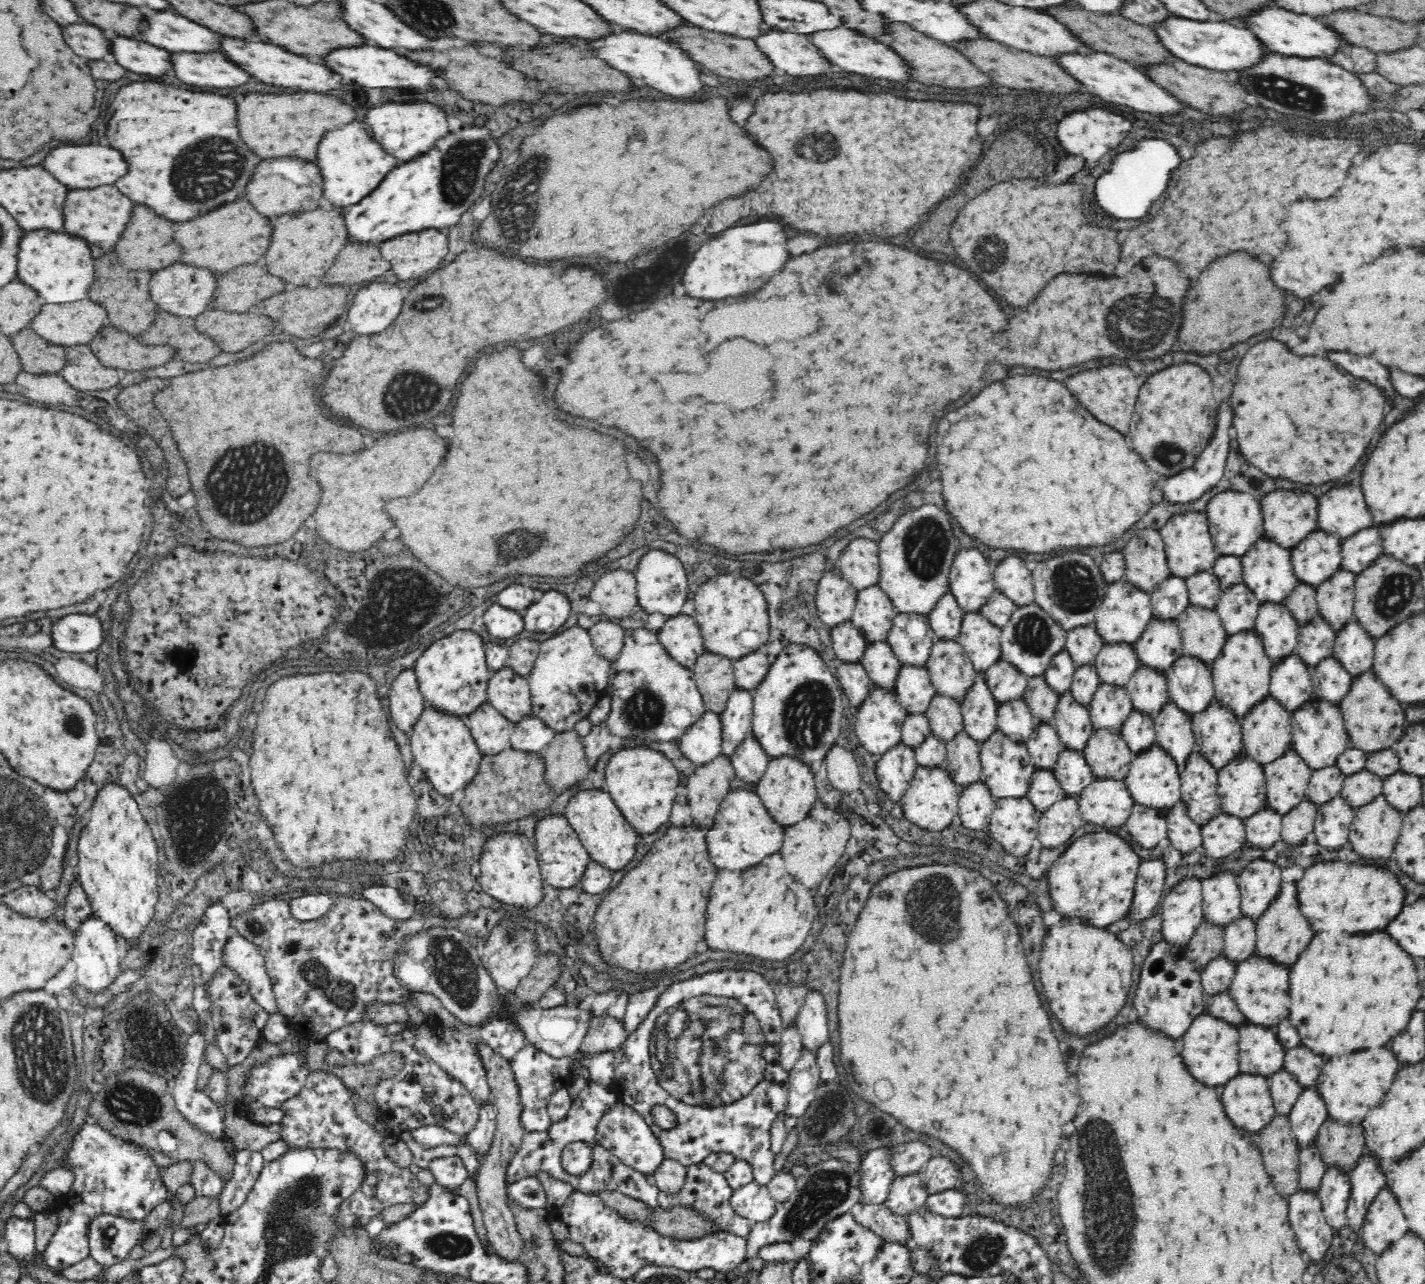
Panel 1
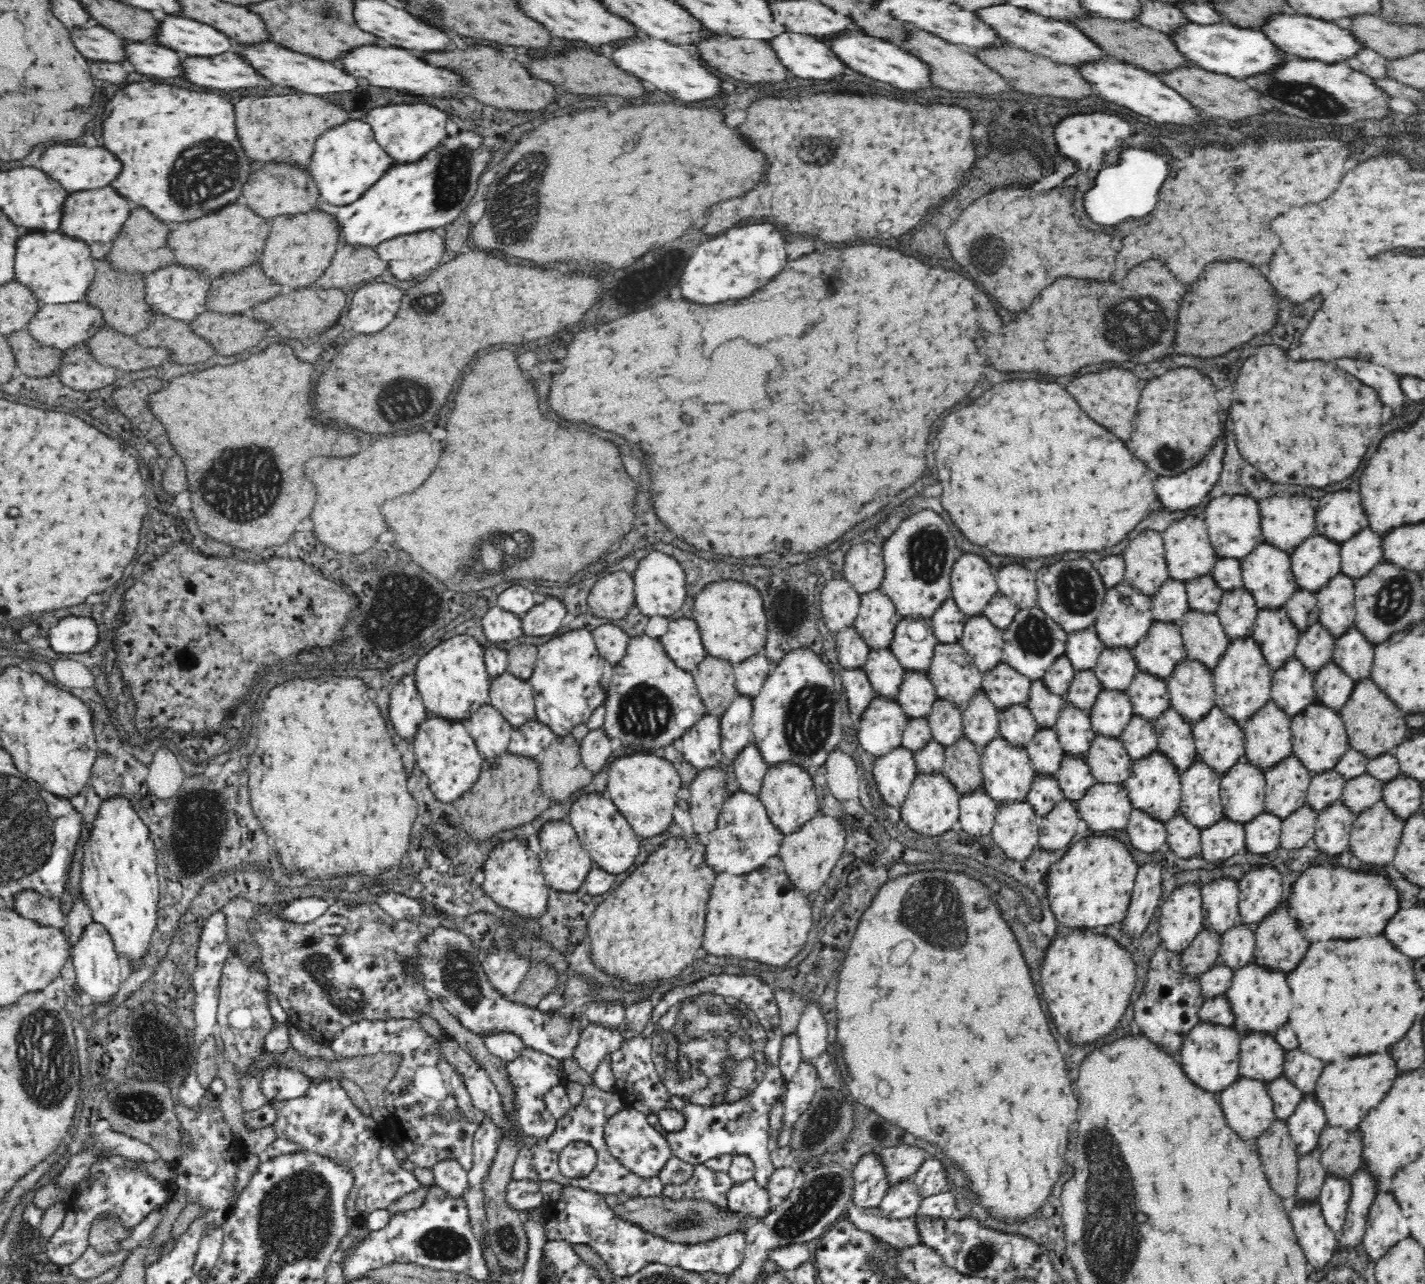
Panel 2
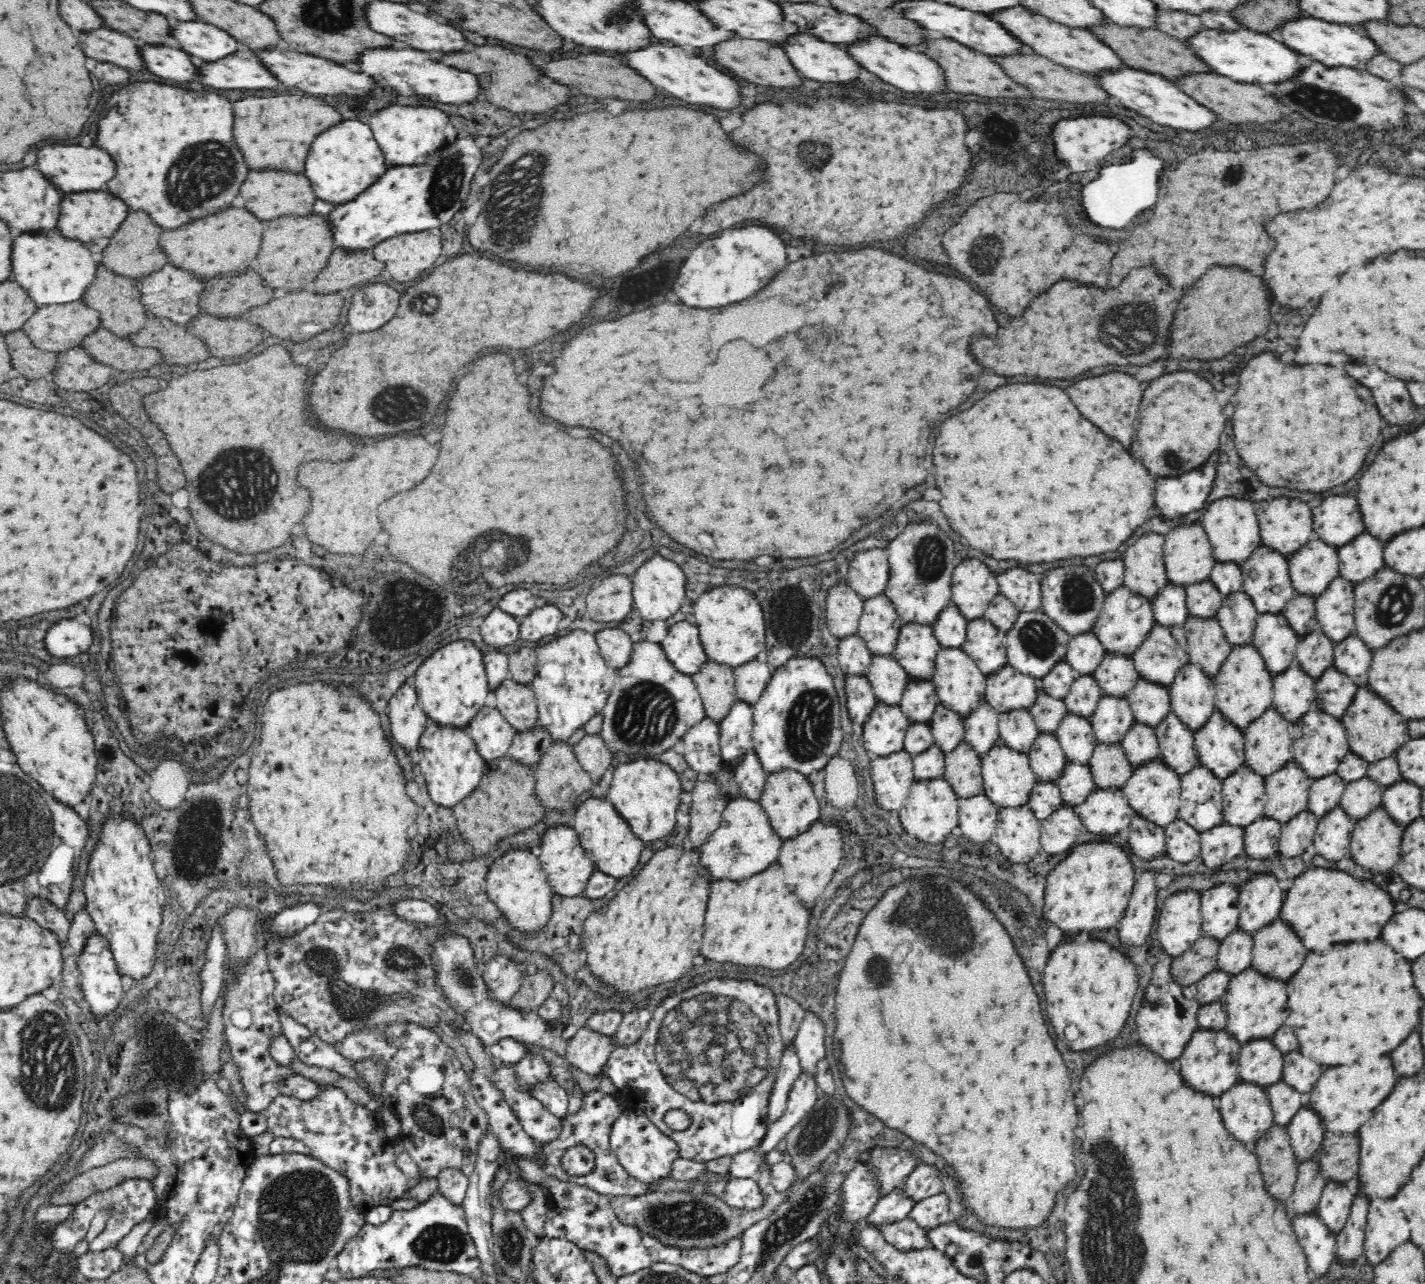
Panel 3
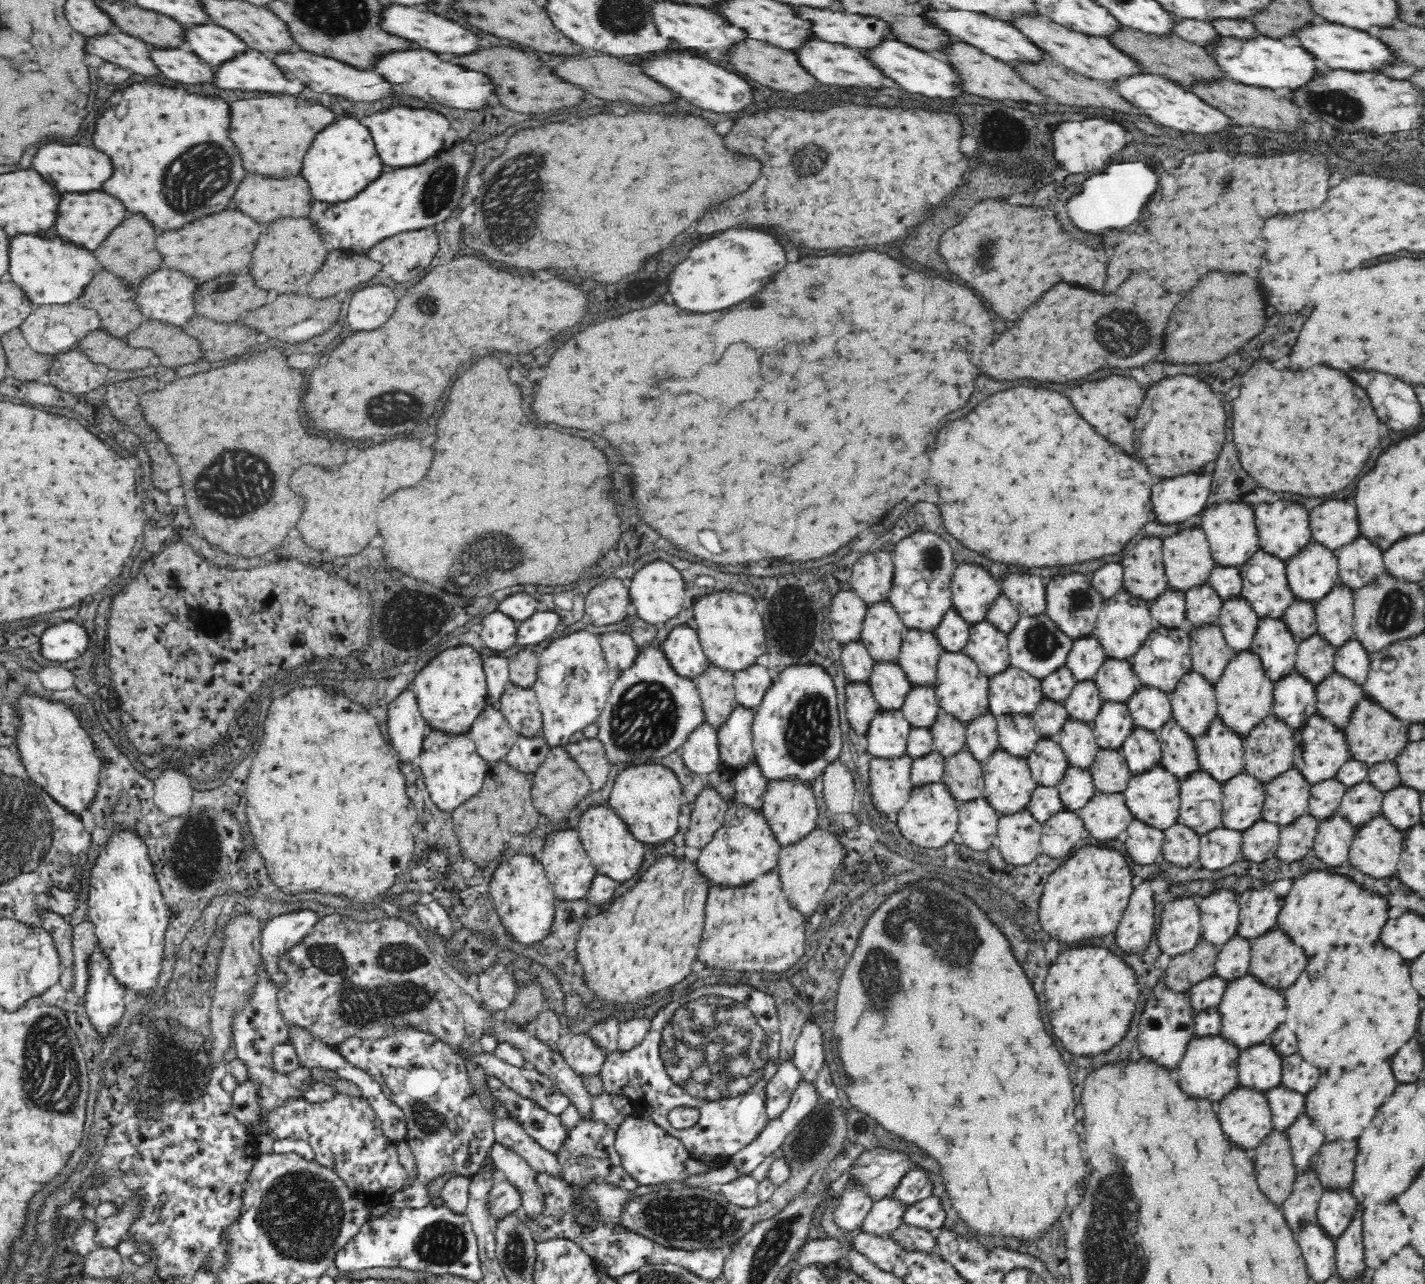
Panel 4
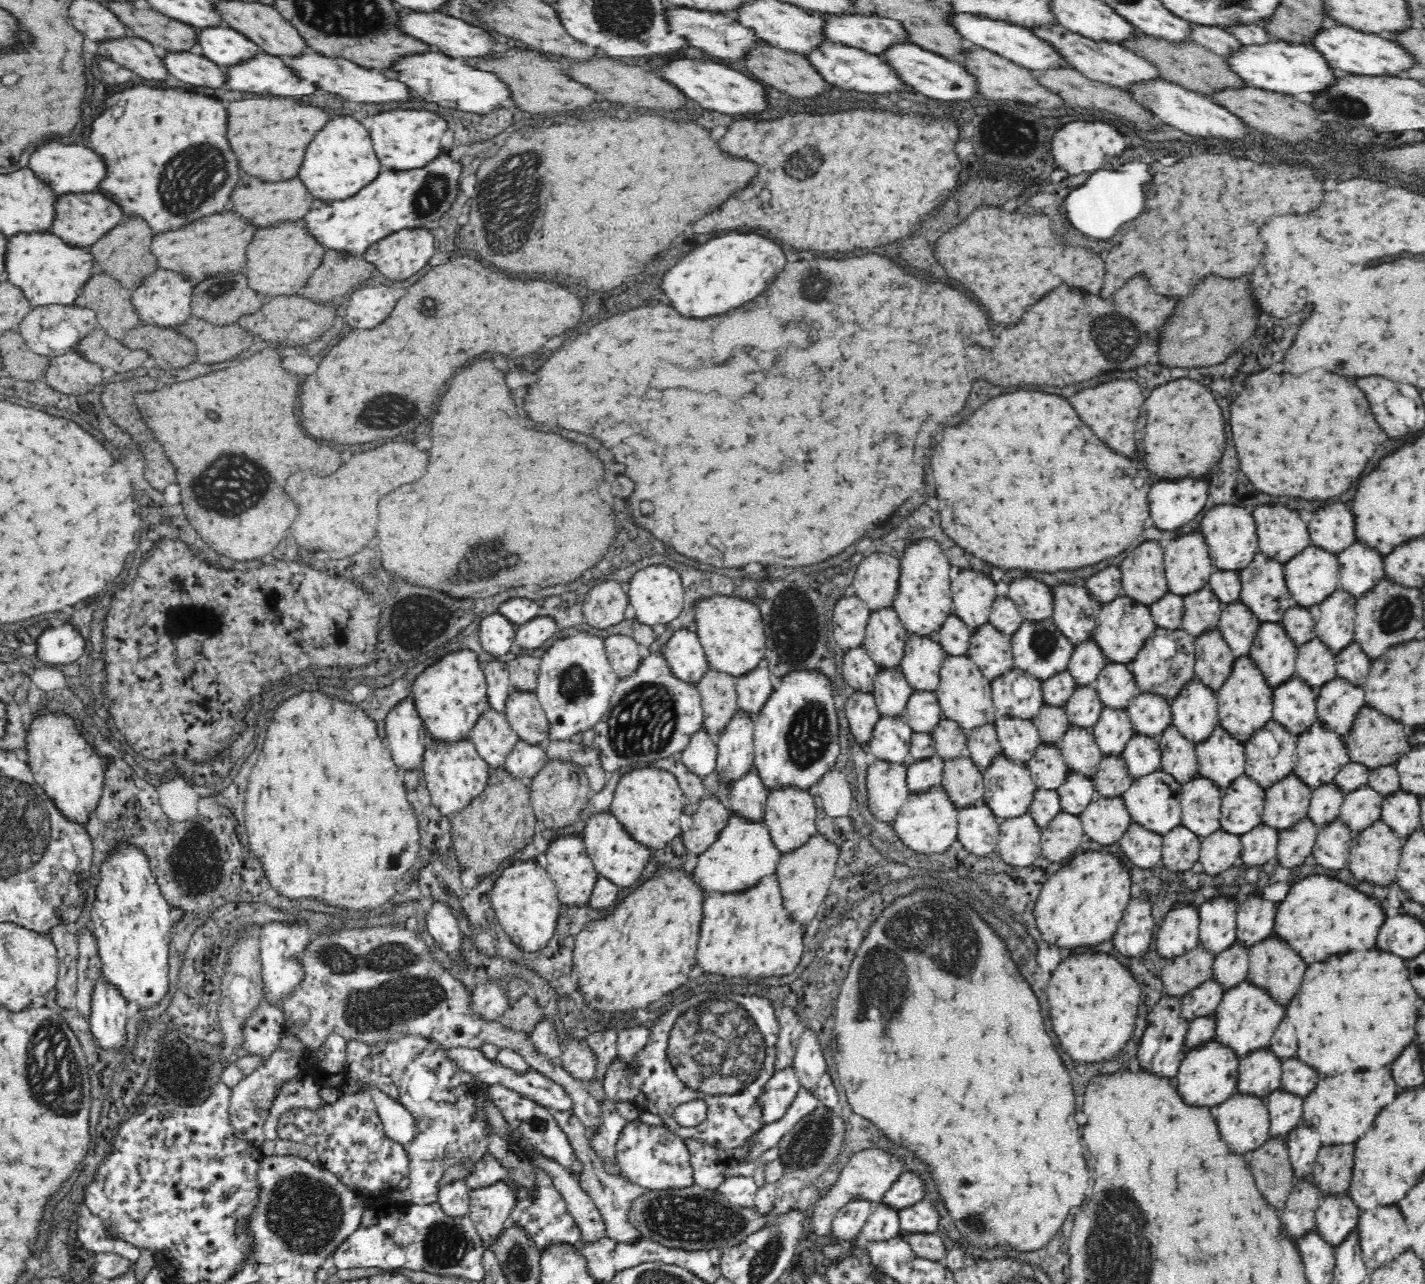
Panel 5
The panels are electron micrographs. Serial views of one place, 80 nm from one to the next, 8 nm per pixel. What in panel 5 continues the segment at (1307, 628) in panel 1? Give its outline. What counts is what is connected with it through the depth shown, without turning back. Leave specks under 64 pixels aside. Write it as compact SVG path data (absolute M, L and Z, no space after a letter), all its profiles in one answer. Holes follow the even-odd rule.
M1317 636L1298 648L1296 676L1308 687L1318 691L1338 675L1335 671L1335 656Z

